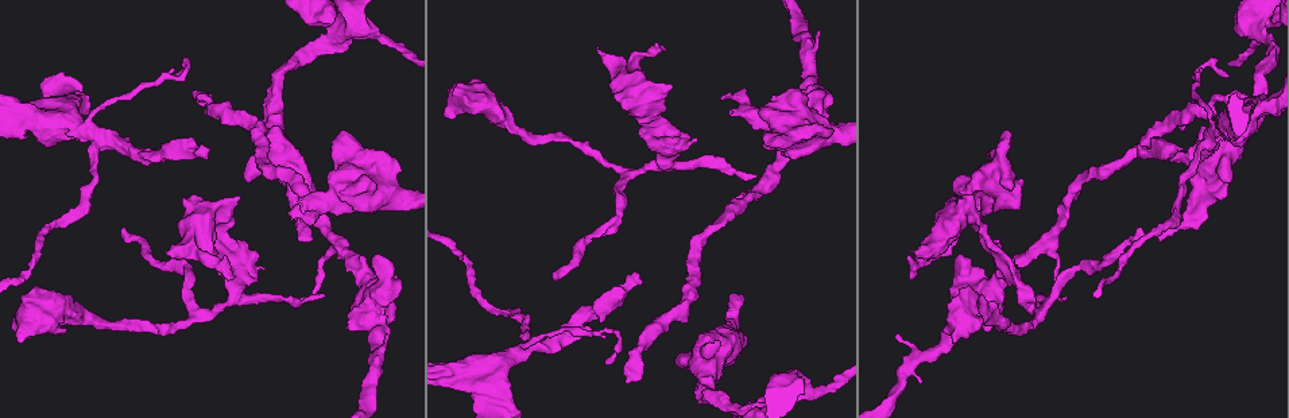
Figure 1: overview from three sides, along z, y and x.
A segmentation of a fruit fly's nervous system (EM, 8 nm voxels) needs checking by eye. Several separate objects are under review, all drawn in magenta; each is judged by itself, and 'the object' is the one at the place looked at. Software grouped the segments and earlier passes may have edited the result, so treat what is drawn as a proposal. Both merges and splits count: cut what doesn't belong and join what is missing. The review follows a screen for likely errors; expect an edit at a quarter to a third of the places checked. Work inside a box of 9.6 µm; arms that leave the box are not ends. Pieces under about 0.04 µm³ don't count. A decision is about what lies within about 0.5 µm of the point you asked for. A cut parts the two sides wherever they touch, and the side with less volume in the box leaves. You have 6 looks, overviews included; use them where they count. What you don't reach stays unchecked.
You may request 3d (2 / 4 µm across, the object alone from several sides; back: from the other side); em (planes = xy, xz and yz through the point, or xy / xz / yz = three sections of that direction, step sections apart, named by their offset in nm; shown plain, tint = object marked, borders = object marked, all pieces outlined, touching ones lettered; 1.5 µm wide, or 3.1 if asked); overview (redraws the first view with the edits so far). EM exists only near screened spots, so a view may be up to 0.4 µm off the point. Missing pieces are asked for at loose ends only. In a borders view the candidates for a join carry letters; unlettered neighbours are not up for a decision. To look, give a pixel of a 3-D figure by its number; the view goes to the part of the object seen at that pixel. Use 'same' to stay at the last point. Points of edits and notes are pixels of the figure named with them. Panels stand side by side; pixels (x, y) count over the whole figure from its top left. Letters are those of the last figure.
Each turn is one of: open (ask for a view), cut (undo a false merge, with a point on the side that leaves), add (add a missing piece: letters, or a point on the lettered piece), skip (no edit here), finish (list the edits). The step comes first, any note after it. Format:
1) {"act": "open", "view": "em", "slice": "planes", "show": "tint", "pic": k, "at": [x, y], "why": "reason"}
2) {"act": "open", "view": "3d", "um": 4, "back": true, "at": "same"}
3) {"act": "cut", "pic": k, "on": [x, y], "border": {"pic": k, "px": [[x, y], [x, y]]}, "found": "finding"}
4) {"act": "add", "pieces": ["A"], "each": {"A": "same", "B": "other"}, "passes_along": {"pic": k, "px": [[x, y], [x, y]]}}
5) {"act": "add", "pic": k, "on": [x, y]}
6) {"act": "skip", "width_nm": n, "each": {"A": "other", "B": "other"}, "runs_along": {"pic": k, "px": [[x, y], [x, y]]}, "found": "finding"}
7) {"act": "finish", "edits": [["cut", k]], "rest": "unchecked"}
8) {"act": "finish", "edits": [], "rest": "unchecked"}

{"act": "open", "view": "3d", "um": 2, "pic": 1, "at": [389, 43], "why": "sudden change in width"}

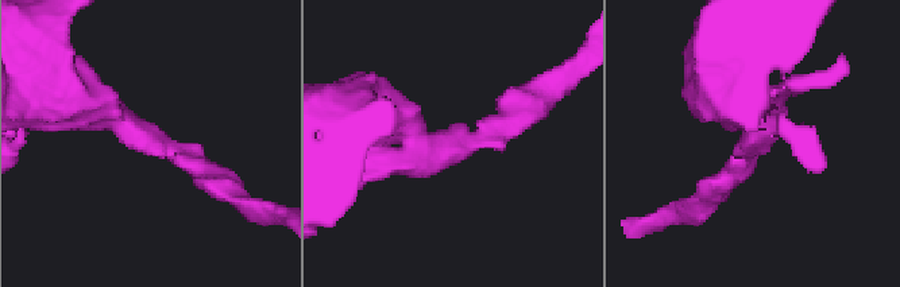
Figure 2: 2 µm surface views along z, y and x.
{"act": "open", "view": "em", "slice": "planes", "show": "borders", "pic": 2, "at": [761, 140], "arm_widths_nm": [170, 380], "why": "shape alone is not enough"}

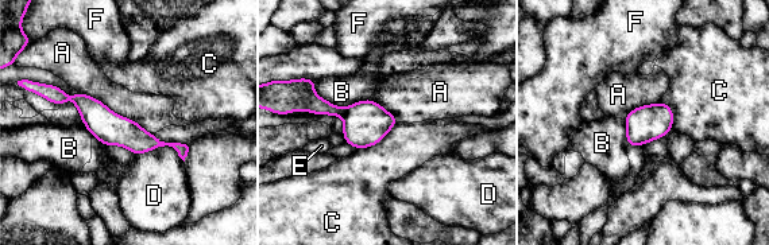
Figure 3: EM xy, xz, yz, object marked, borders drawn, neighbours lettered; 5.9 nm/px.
{"act": "cut", "pic": 3, "on": [366, 123], "each": {"A": "other", "B": "other", "C": "other", "D": "other", "E": "other", "F": "other"}, "part_leaving": {"pic": 3, "px": [[58, 98], [184, 152]]}, "found": "two neurons meet here"}

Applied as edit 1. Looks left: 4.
{"act": "open", "view": "em", "slice": "xy", "step": 4, "show": "borders", "pic": 1, "at": [1139, 146], "why": "long arm stops here"}

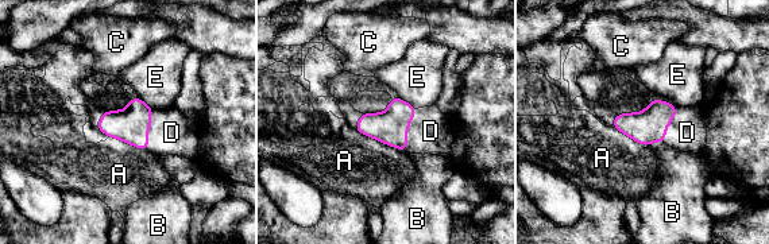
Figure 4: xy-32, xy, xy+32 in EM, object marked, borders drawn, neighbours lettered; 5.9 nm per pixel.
{"act": "open", "view": "em", "slice": "planes", "show": "borders", "at": "same", "why": "cut it another way"}

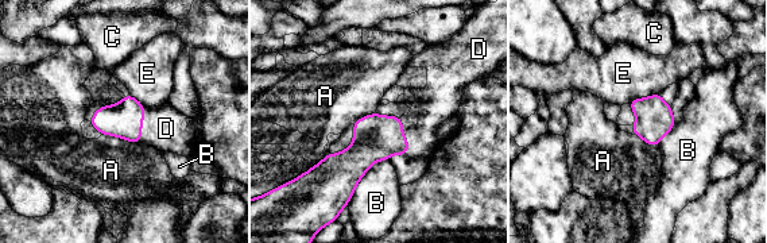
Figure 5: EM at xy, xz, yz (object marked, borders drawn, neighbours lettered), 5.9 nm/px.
{"act": "add", "pieces": ["D"], "each": {"A": "other", "B": "other", "C": "other", "D": "same", "E": "other"}, "passes_along": {"pic": 5, "px": [[376, 138], [403, 137], [432, 107]]}, "found": "it goes on there"}

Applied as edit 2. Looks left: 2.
{"act": "finish", "edits": [["cut", 3], ["add", 5]], "rest": "unchecked"}

